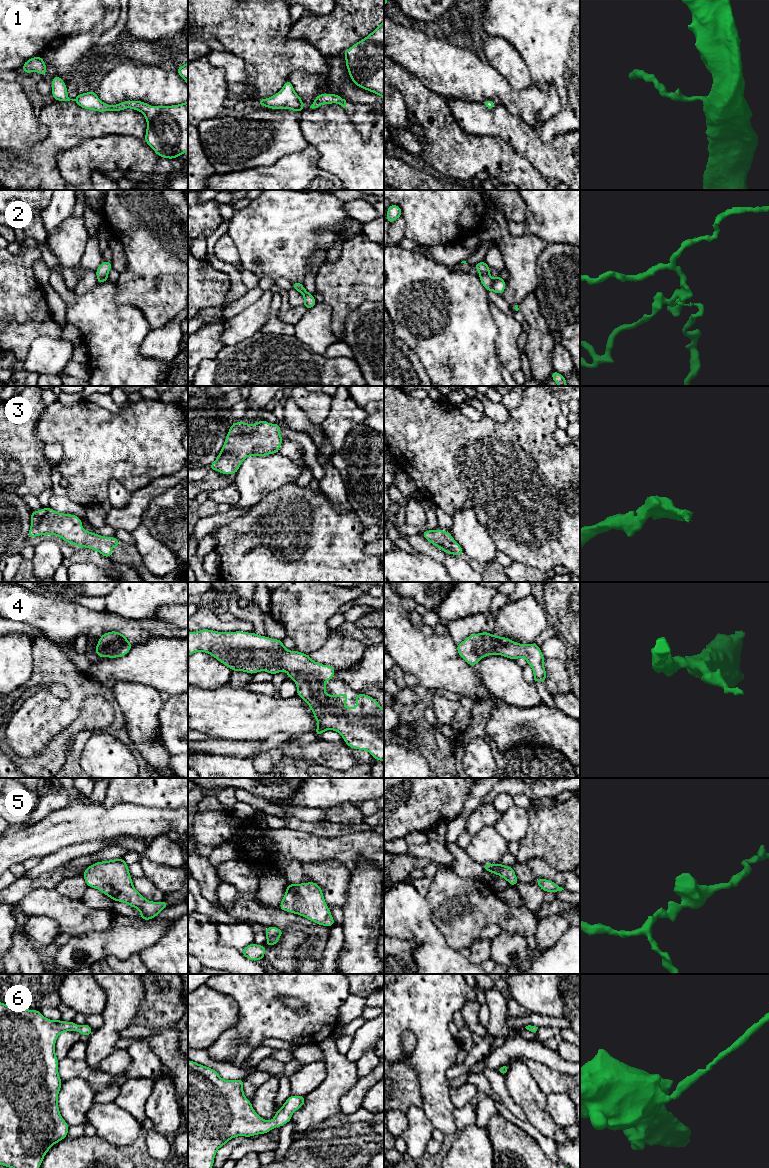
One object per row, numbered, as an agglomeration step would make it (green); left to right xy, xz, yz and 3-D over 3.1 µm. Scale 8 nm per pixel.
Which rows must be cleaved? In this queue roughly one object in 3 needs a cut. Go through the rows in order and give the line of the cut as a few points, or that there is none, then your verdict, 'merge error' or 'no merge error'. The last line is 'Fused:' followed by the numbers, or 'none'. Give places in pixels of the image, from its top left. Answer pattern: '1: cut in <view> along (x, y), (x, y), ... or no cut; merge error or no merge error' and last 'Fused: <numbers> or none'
1: no cut; no merge error
2: no cut; no merge error
3: no cut; no merge error
4: no cut; no merge error
5: no cut; no merge error
6: no cut; no merge error
Fused: none

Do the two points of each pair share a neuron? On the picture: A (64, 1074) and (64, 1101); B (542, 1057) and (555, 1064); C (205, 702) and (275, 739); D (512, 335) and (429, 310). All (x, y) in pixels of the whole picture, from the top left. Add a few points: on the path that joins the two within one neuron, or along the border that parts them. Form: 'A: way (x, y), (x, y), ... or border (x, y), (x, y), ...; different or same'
A: border (87, 1081), (79, 1077), (72, 1077), (62, 1082); different
B: way (545, 1057), (552, 1061); same
C: border (290, 735), (275, 733), (261, 741); different
D: border (489, 309), (498, 328), (496, 336), (497, 351); different

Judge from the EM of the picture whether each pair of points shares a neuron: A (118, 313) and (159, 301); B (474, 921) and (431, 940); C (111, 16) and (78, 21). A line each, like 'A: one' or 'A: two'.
A: two
B: two
C: two

